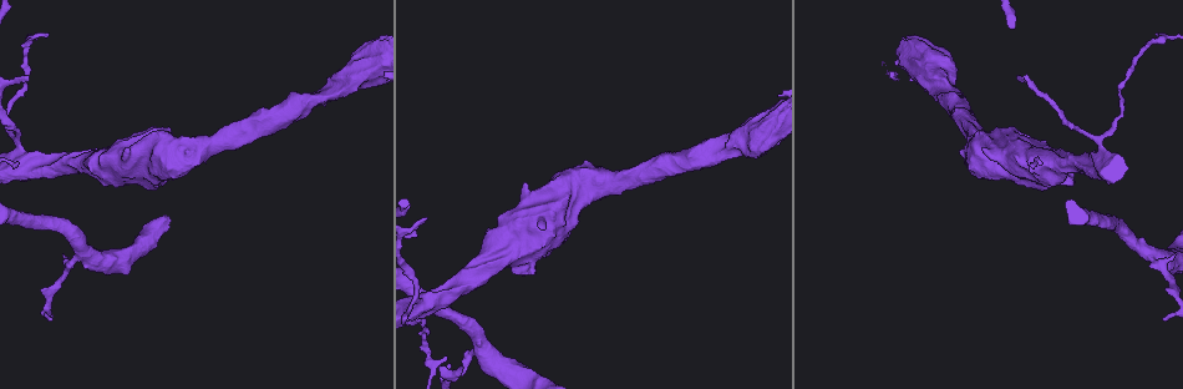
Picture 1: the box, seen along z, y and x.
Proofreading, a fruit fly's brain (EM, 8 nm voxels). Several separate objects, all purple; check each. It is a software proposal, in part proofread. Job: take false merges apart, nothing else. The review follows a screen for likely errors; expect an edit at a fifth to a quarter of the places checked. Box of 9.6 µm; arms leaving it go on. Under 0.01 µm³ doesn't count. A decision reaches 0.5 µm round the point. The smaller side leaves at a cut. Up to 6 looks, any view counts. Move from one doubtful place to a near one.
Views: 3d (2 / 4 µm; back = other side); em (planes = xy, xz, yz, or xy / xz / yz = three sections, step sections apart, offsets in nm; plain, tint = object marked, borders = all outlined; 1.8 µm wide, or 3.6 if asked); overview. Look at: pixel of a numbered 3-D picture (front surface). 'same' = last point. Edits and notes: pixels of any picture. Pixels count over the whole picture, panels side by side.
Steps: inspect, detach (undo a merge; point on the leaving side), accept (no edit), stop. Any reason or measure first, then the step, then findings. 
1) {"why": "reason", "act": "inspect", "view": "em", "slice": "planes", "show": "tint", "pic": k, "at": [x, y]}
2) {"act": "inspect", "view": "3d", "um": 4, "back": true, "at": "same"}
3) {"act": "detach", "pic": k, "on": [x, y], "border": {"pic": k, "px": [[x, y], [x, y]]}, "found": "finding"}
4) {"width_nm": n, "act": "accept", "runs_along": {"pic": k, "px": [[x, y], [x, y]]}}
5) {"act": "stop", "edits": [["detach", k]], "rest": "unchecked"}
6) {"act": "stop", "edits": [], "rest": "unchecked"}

{"why": "small branch off a trunk", "act": "inspect", "view": "3d", "um": 4, "pic": 1, "at": [85, 251]}

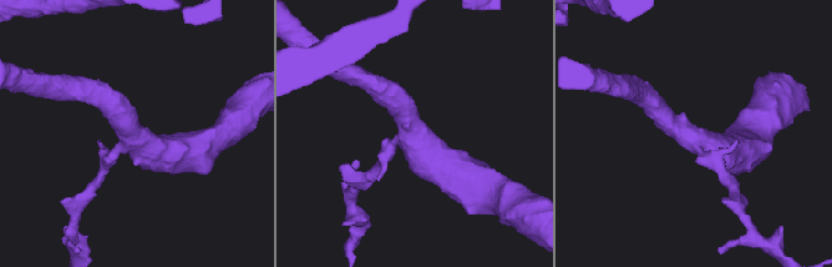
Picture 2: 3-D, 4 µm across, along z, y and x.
{"arms": 3, "arm_widths_nm": [180, 340, 550], "act": "inspect", "view": "em", "um": 3.6, "slice": "xz", "step": 8, "show": "tint", "pic": 2, "at": [702, 140]}

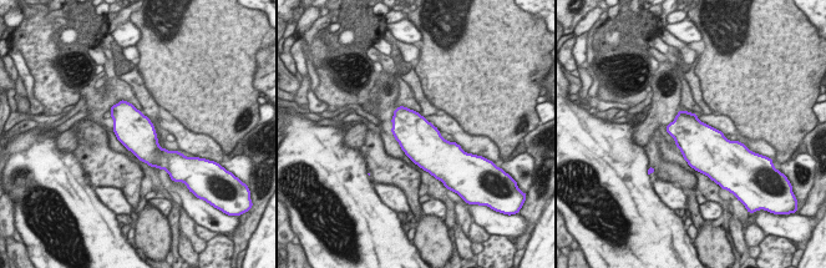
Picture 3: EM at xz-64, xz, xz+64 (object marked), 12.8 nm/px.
{"why": "cut it another way", "act": "inspect", "view": "em", "um": 3.6, "slice": "planes", "show": "tint", "at": "same"}

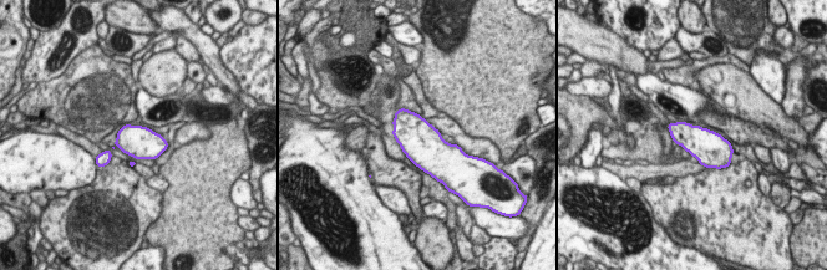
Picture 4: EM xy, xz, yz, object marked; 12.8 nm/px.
{"act": "accept", "found": "continuous, no second neuron"}

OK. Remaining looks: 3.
{"why": "sudden change in width", "act": "inspect", "view": "3d", "um": 4, "pic": 1, "at": [526, 267]}

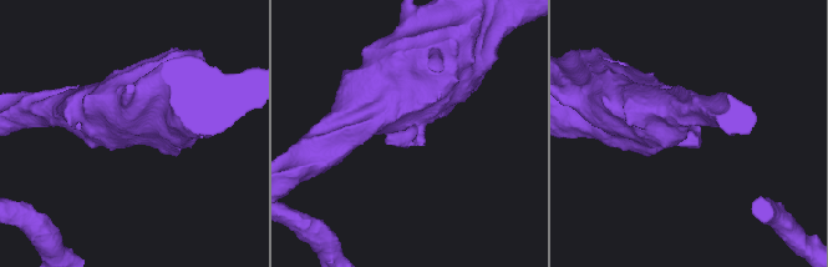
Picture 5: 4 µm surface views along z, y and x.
{"act": "inspect", "view": "em", "um": 3.6, "slice": "planes", "show": "tint", "pic": 5, "at": [410, 131]}

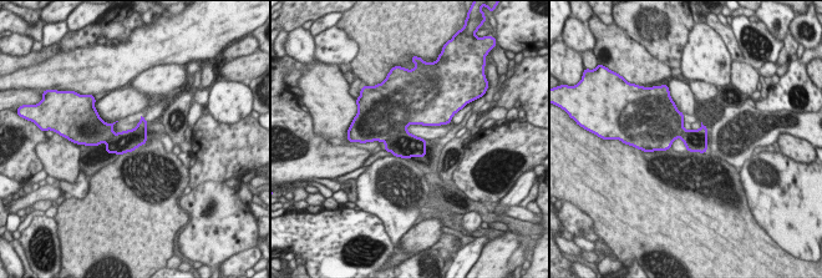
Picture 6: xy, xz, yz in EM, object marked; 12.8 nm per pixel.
{"act": "accept", "found": "all the same neuron"}

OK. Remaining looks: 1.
{"why": "thick turns thin", "act": "inspect", "view": "em", "um": 3.6, "slice": "xz", "step": 16, "show": "tint", "pic": 1, "at": [190, 155]}

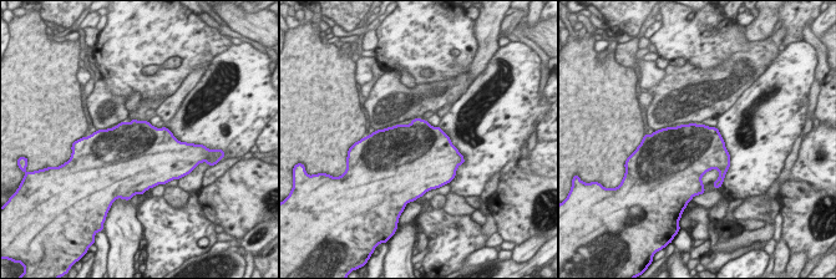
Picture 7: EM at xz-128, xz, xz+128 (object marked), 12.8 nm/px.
{"width_nm": 600, "act": "accept", "found": "all the same neuron"}

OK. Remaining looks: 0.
{"act": "stop", "edits": [], "rest": "unchecked"}

